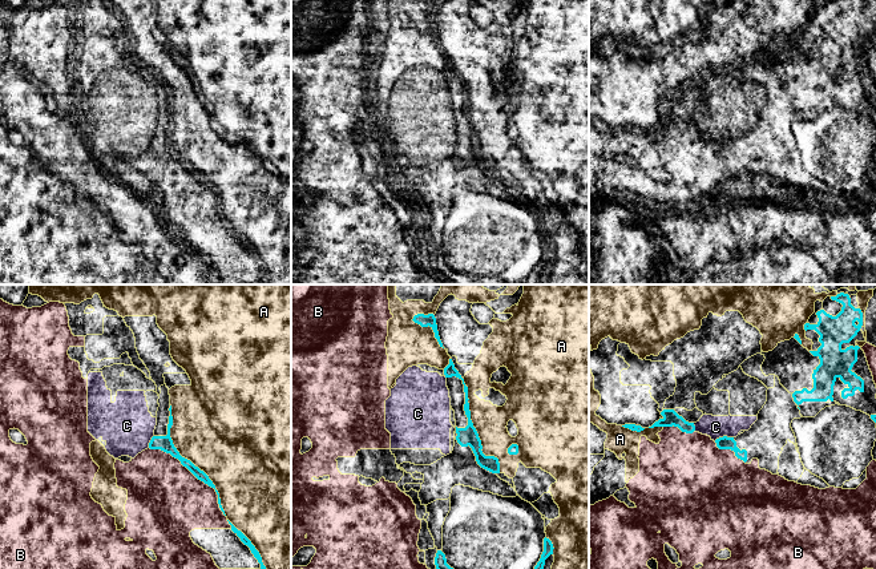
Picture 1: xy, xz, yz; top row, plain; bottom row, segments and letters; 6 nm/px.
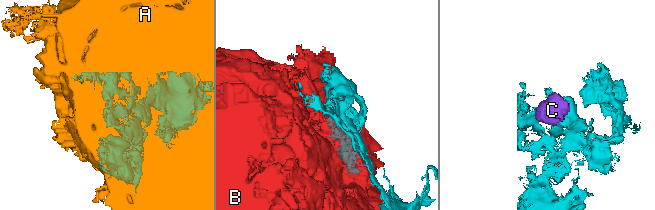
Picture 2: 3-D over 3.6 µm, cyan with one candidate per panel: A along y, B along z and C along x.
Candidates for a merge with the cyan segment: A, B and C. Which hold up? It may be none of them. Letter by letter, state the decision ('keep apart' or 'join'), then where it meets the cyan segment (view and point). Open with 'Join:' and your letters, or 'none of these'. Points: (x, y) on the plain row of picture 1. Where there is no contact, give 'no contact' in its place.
Join: C
A: keep apart | xy (189, 162)
B: keep apart | xy (196, 178)
C: join | yz (723, 138)

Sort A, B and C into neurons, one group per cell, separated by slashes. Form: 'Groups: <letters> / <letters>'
Groups: A / B / C

